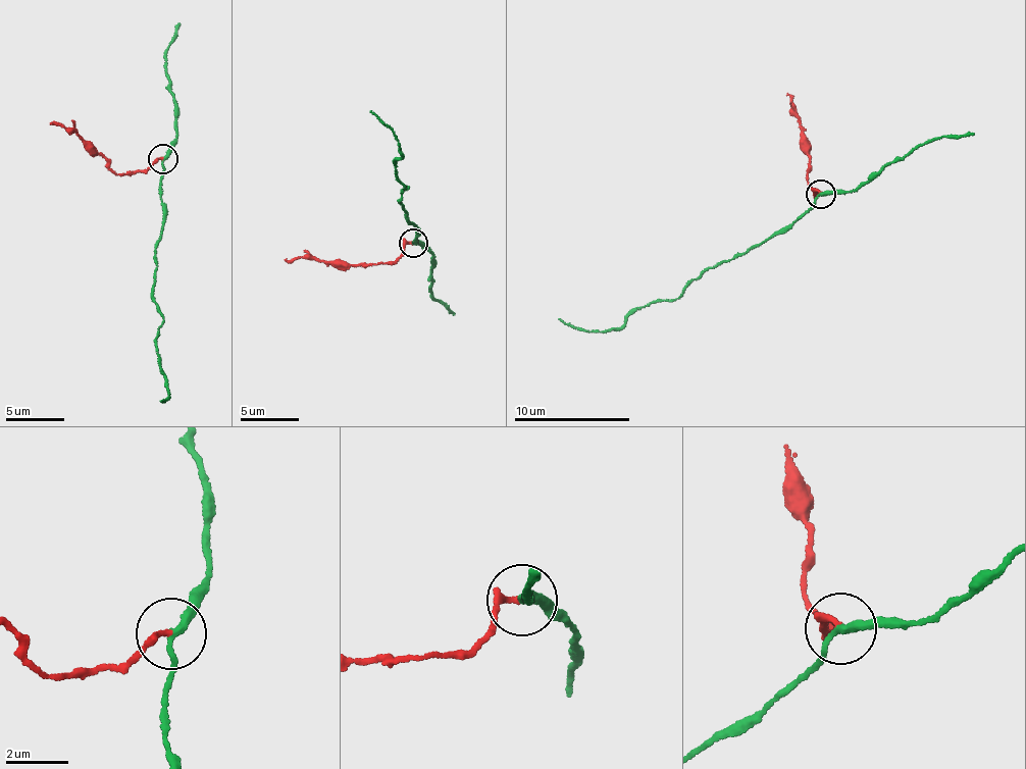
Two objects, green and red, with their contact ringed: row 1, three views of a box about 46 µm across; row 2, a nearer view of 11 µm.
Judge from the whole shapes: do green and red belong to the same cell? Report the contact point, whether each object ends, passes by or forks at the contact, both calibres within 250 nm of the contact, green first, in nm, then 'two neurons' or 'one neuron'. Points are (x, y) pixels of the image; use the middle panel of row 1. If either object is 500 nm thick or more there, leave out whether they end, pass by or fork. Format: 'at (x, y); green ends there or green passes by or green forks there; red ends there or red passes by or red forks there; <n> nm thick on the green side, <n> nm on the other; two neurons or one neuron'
at (413, 243); green passes by; red ends there; 220 nm thick on the green side, 190 nm on the other; two neurons

